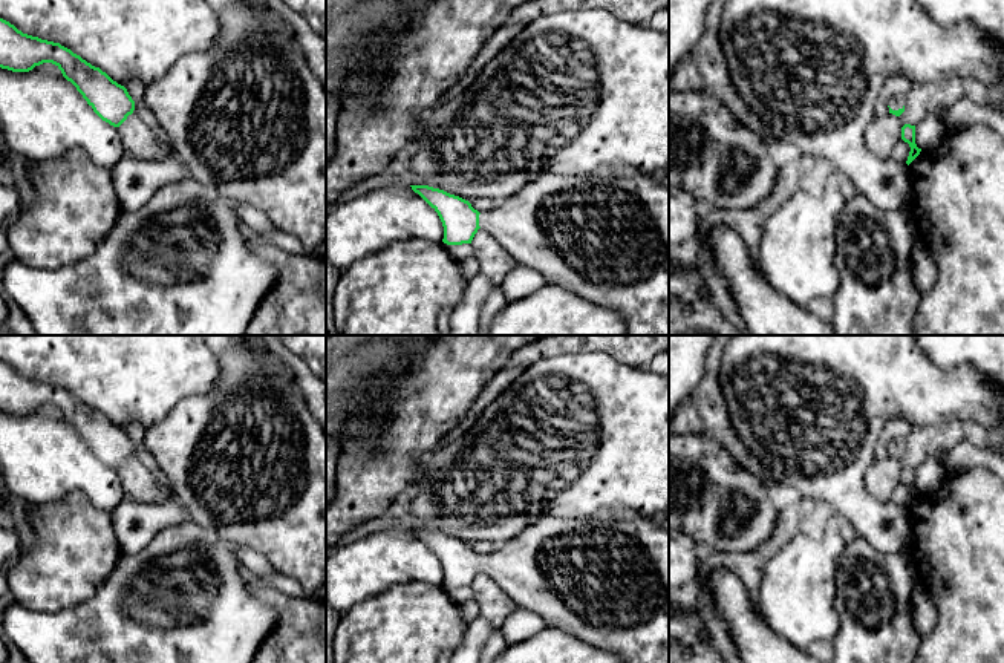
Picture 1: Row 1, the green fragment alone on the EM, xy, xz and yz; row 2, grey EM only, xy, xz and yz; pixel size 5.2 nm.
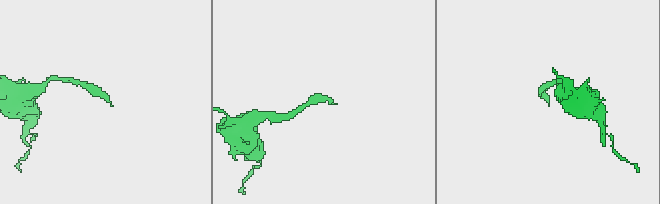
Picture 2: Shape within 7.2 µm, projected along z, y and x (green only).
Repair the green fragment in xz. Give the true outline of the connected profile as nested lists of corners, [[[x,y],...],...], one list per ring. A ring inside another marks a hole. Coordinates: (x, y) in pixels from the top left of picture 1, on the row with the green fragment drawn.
[[[595,171],[583,175],[557,175],[546,173],[533,182],[523,185],[516,194],[497,202],[490,211],[479,213],[471,204],[459,196],[429,185],[410,185],[439,216],[444,227],[442,242],[447,245],[471,243],[479,228],[488,231],[520,265],[540,273],[546,283],[557,285],[580,297],[618,311],[626,322],[626,335],[669,335],[669,188],[663,181],[657,181],[652,175],[635,171],[629,176],[614,175],[611,171]]]

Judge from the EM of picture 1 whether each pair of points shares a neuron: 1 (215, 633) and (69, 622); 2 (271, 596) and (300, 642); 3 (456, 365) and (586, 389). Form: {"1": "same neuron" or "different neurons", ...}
{"1": "same neuron", "2": "same neuron", "3": "different neurons"}

